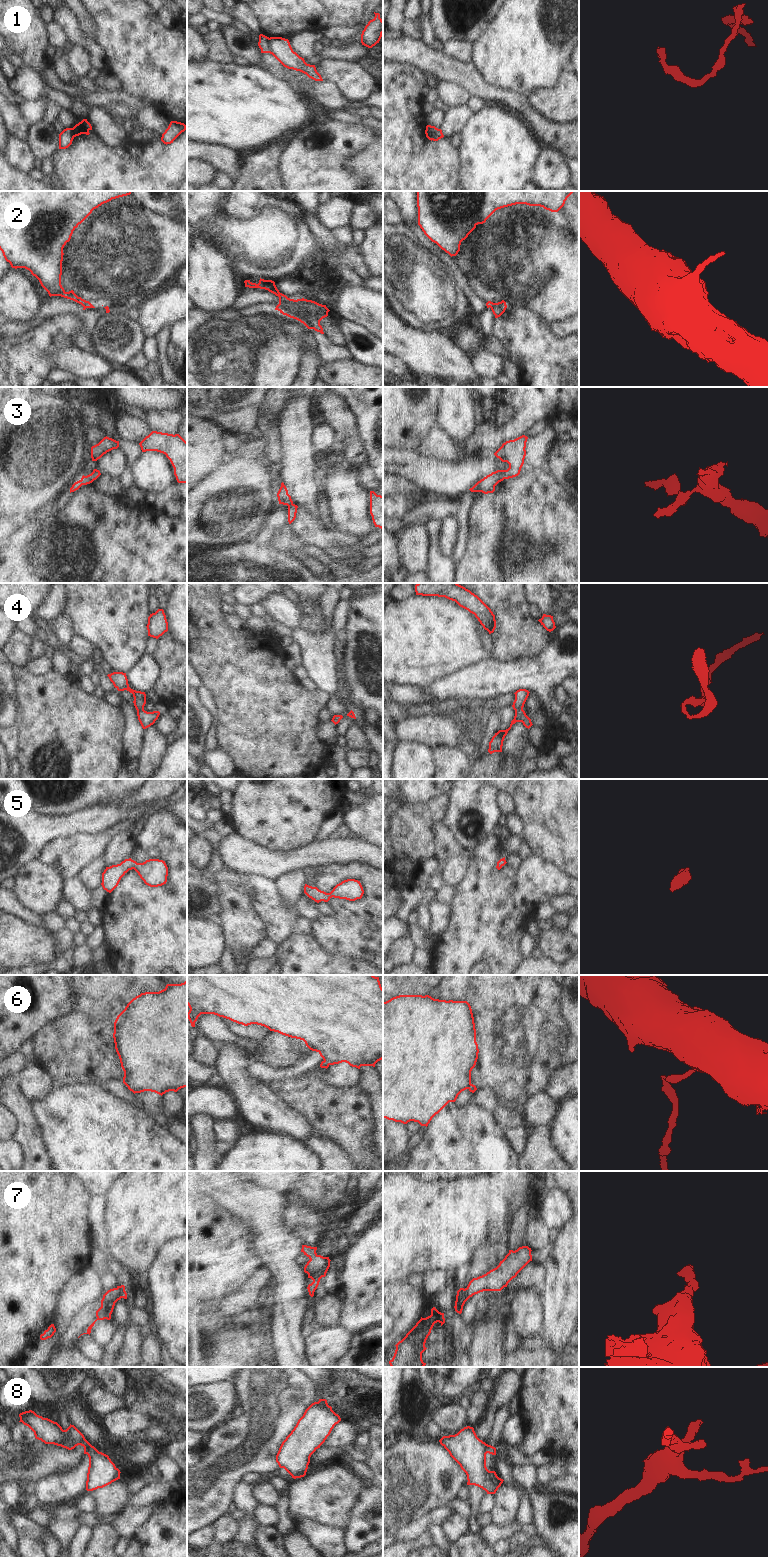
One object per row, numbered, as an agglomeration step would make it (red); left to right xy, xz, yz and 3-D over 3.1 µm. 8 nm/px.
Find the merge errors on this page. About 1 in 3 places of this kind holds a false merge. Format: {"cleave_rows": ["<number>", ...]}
{"cleave_rows": ["1", "2", "8"]}

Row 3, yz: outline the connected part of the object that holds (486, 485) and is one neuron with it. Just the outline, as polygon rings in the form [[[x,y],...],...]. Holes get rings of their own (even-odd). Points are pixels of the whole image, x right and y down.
[[[522,435],[514,440],[509,440],[503,443],[494,455],[502,462],[507,462],[509,464],[509,468],[507,470],[497,470],[492,472],[478,481],[469,490],[471,492],[482,492],[484,494],[493,493],[495,491],[495,486],[499,482],[504,479],[518,476],[526,456],[525,448],[527,439],[527,436]]]

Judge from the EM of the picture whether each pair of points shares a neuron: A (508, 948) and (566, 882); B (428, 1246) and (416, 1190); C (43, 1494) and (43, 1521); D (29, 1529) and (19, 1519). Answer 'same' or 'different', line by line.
A: same
B: same
C: different
D: same

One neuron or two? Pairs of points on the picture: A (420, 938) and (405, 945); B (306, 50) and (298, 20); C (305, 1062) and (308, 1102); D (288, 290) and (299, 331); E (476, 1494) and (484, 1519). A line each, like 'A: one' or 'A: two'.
A: two
B: two
C: two
D: two
E: two

